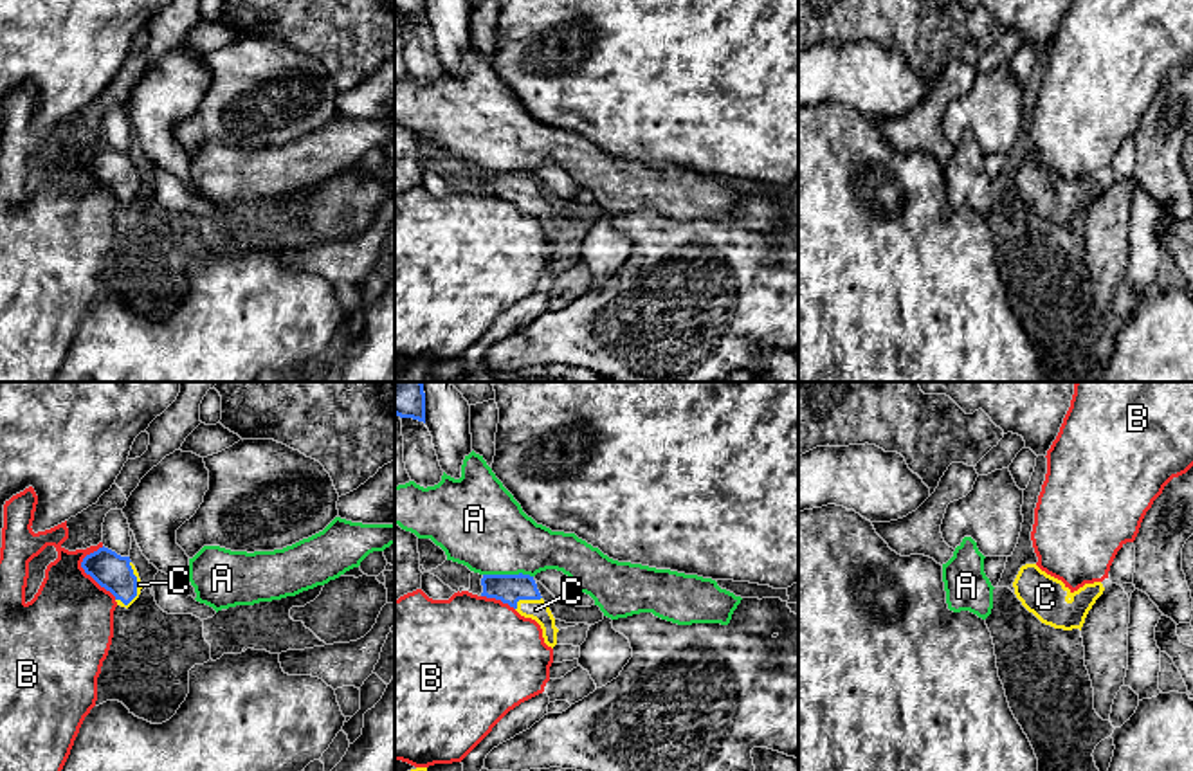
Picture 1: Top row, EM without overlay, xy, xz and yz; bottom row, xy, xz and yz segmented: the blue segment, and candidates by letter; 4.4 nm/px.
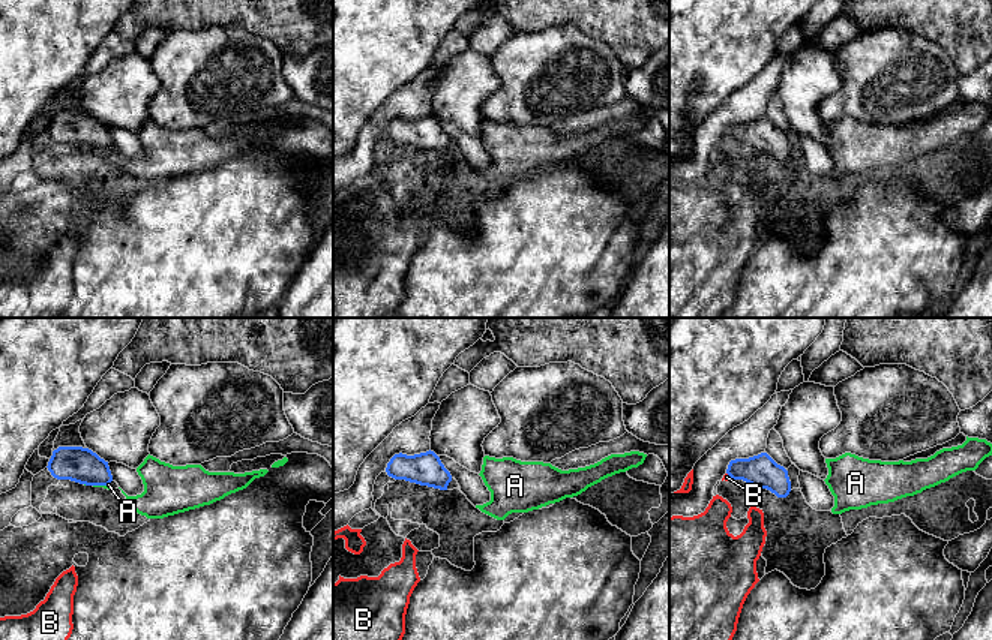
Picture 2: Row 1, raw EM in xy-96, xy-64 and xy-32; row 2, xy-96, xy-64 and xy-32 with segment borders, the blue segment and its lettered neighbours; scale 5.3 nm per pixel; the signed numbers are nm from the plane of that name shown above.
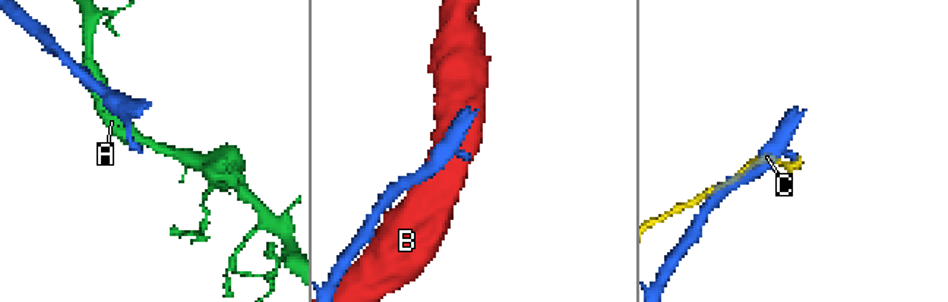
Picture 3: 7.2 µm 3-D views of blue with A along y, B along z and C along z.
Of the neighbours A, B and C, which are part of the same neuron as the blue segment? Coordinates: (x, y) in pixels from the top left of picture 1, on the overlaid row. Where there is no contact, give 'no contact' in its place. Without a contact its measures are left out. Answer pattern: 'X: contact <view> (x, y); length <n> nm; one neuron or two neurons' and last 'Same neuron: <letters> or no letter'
A: contact xz (509, 575); length 220 nm; two neurons
B: contact xy (87, 573); length 260 nm; two neurons
C: contact xy (136, 584); length 200 nm; one neuron
Same neuron: C

